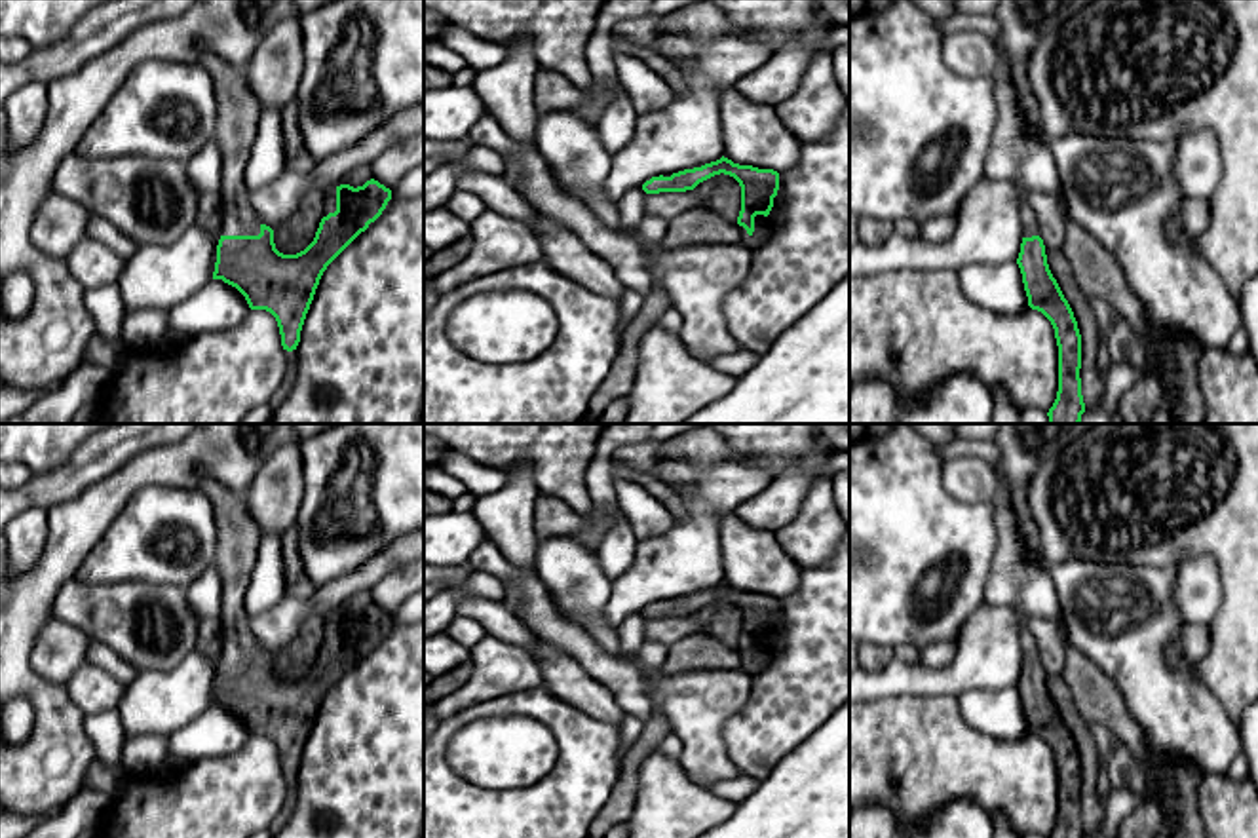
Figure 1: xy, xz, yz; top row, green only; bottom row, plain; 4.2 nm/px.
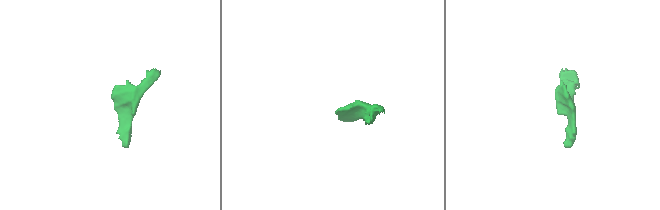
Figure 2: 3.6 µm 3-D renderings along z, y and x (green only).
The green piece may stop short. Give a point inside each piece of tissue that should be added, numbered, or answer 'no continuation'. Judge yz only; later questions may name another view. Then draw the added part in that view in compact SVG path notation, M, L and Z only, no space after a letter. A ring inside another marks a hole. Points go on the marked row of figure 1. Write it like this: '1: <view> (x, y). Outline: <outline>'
1: yz (1029, 221). Outline: M1022 188L1022 194L1020 194L1020 224L1022 224L1022 230L1024 230L1024 238L1039 236L1036 213L1028 205L1028 201L1024 200L1024 188Z

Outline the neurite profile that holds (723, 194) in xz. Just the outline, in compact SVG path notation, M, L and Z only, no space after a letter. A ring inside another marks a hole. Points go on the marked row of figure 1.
M715 175L694 188L701 207L722 215L726 220L737 222L741 211L741 186L730 175Z

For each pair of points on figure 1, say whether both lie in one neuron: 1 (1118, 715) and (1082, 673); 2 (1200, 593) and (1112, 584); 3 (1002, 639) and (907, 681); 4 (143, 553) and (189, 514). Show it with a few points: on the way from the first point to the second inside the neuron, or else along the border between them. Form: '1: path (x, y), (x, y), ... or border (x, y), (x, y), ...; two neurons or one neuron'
1: path (1108, 705), (1087, 683); one neuron
2: border (1175, 567), (1173, 607), (1186, 624); two neurons
3: path (979, 662), (956, 679), (930, 681); one neuron
4: path (149, 538), (162, 521), (173, 519); one neuron

